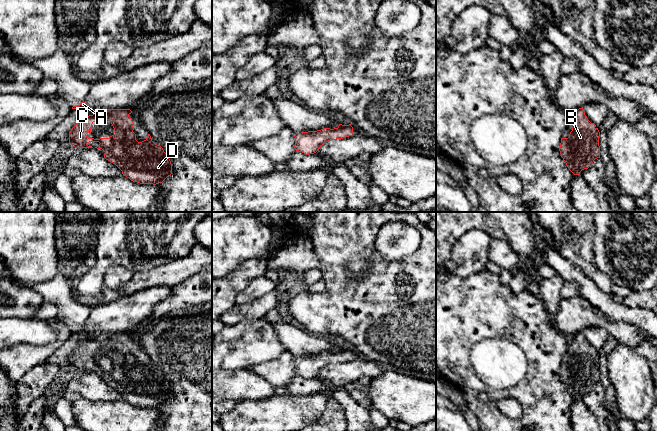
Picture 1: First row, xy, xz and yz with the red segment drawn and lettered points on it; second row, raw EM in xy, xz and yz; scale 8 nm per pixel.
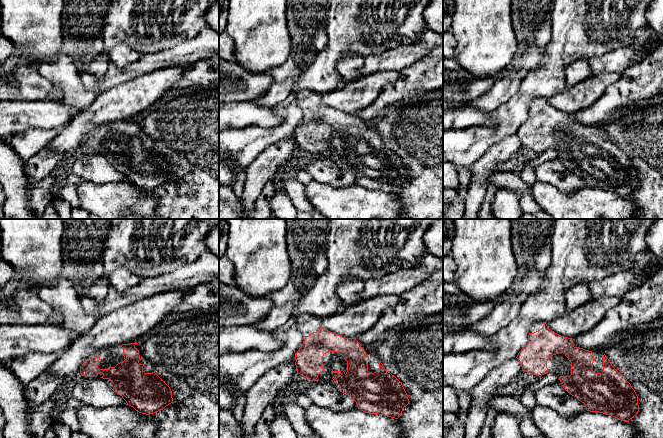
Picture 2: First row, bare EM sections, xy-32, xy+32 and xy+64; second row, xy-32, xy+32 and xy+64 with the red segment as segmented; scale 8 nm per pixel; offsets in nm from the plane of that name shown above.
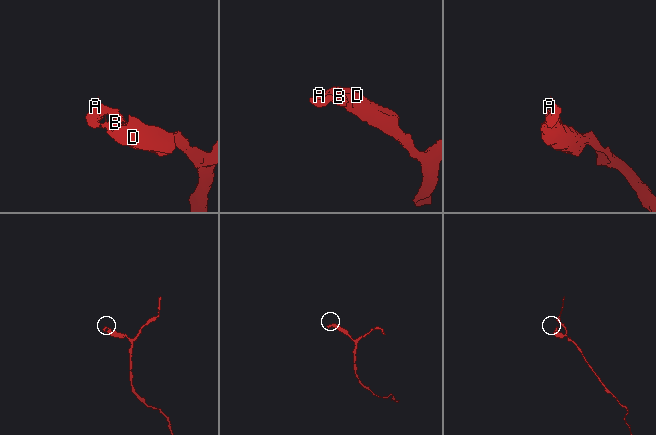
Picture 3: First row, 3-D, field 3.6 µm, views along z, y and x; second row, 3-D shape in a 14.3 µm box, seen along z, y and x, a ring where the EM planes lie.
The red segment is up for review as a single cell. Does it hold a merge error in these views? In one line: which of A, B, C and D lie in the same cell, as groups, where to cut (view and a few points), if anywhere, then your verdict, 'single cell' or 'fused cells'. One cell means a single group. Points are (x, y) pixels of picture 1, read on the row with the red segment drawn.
groups A B C D; cut none; single cell

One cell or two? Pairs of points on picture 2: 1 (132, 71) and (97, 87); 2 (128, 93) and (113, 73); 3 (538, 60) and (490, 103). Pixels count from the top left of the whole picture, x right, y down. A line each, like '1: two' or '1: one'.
1: one
2: two
3: one

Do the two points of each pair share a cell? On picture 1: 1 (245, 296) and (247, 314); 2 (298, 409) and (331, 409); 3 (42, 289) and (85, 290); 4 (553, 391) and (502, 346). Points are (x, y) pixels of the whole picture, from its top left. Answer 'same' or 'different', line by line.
1: different
2: different
3: different
4: different

